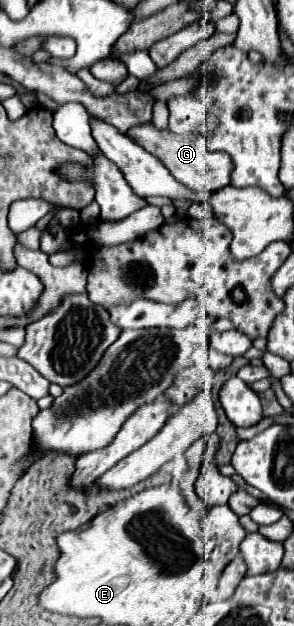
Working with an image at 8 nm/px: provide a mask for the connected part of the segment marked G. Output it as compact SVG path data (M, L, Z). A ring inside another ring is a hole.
M151 122L133 126L131 130L127 130L127 136L133 138L137 144L141 144L145 150L149 150L153 156L157 156L179 182L183 182L195 192L213 192L229 184L233 168L231 158L223 152L209 152L207 138L203 138L201 134L171 134L169 128L159 130Z

